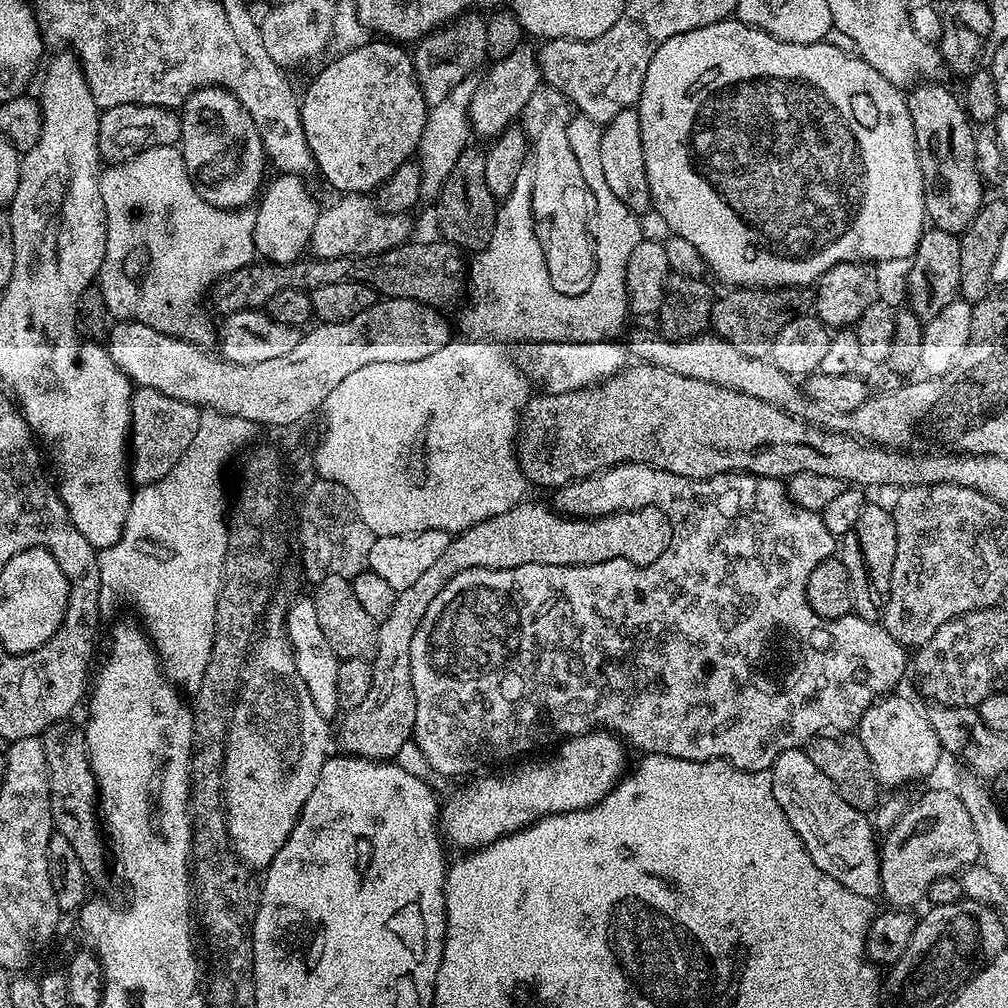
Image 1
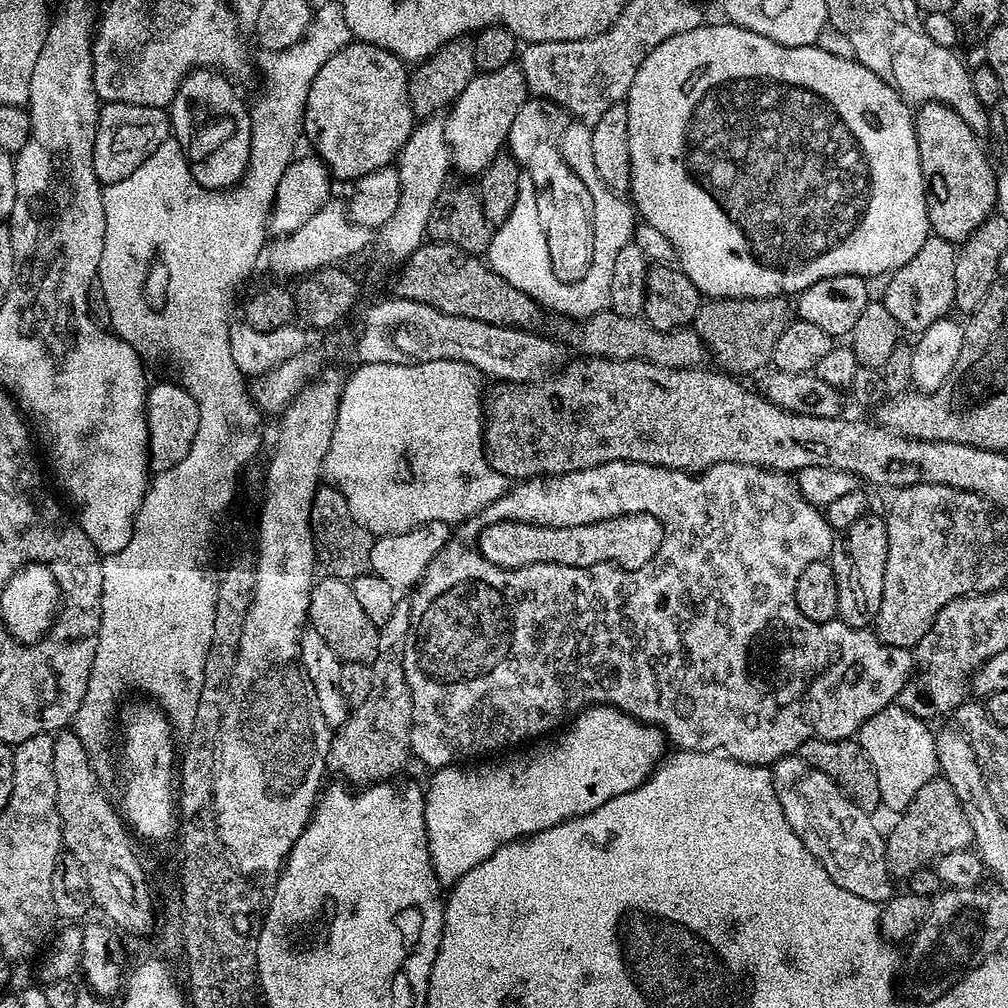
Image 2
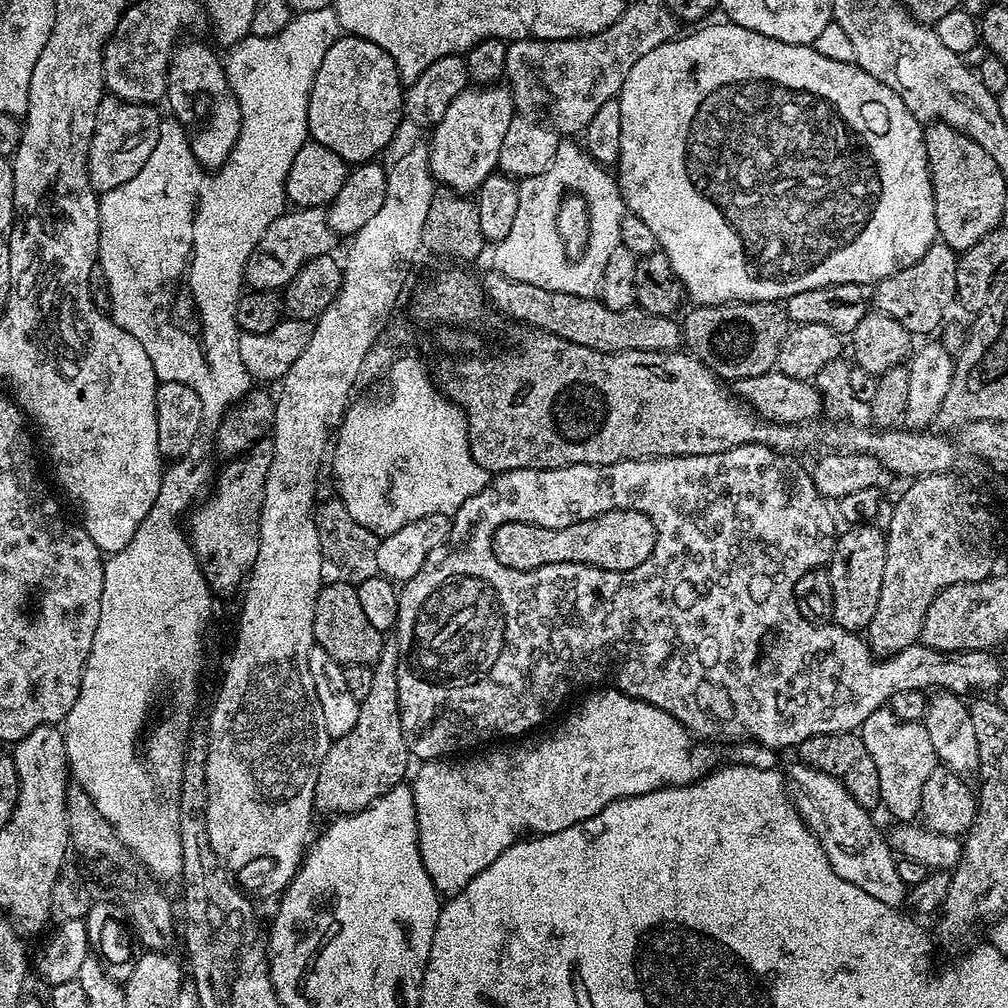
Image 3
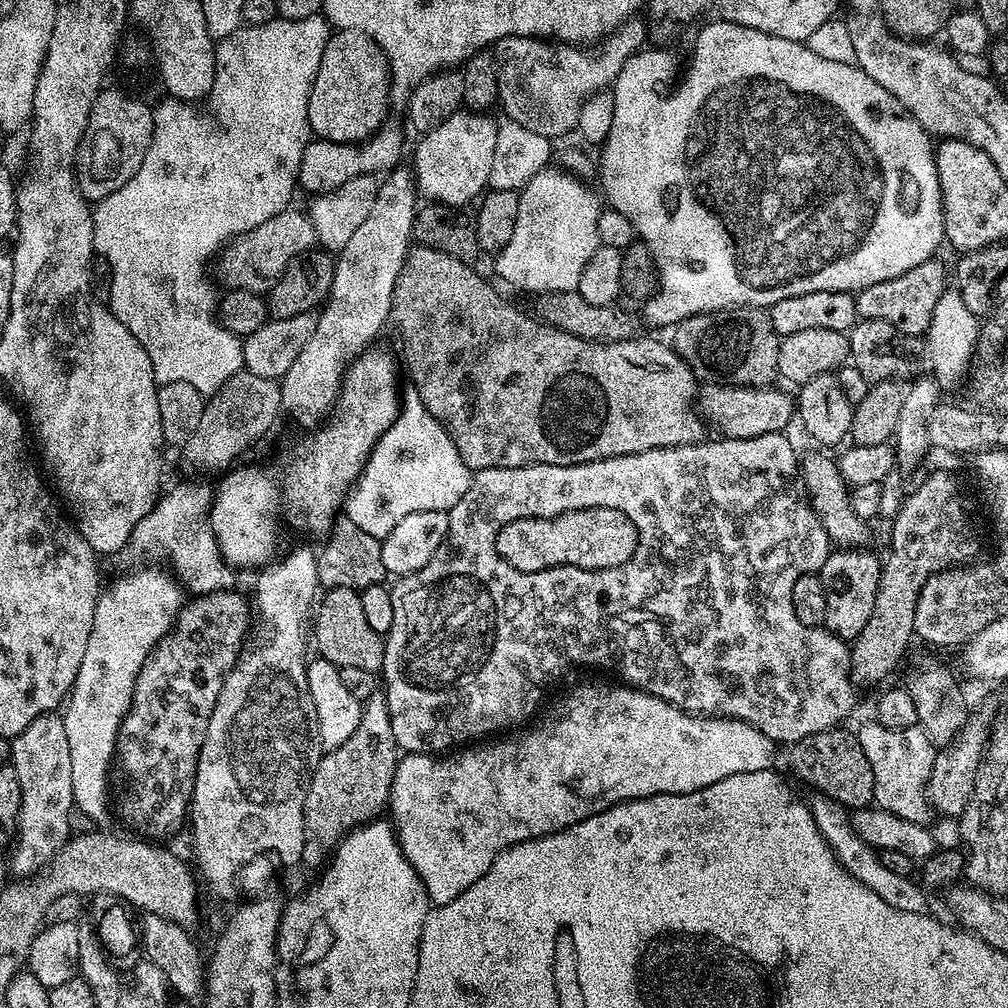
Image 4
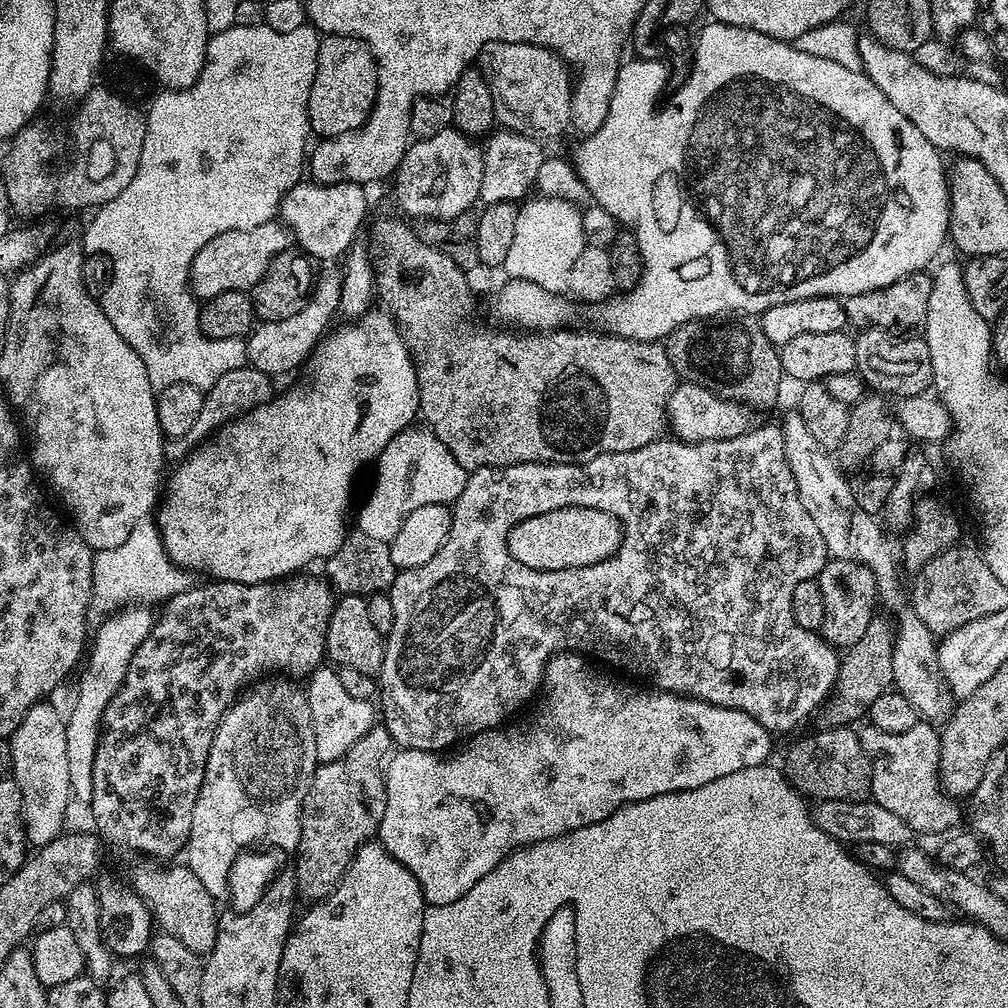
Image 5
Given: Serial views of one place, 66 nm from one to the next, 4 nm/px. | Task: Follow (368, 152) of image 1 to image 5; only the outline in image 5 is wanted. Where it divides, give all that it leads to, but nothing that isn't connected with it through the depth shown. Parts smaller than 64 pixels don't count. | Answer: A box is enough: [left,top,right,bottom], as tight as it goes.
[306,35,376,138]

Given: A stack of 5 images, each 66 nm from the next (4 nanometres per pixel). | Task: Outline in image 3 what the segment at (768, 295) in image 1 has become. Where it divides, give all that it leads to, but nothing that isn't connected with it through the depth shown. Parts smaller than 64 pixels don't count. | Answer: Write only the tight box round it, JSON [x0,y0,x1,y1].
[682,300,790,382]

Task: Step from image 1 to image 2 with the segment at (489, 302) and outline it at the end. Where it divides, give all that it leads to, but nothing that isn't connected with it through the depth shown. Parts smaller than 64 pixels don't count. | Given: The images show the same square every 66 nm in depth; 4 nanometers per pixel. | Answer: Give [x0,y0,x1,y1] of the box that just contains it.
[486,122,638,320]

